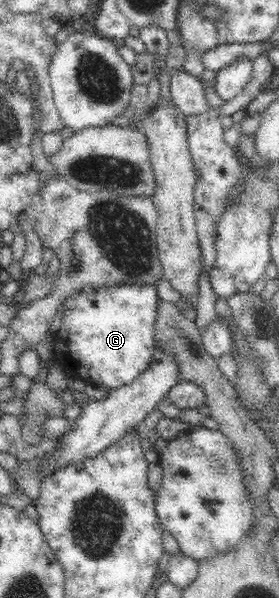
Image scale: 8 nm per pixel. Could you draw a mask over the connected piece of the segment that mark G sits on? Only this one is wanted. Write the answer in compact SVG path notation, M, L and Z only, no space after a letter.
M122 284L108 290L82 290L65 302L62 326L52 337L53 362L58 368L72 370L72 378L78 379L81 386L101 385L111 390L130 386L151 365L155 356L156 343L154 326L157 318L159 298L154 286Z

